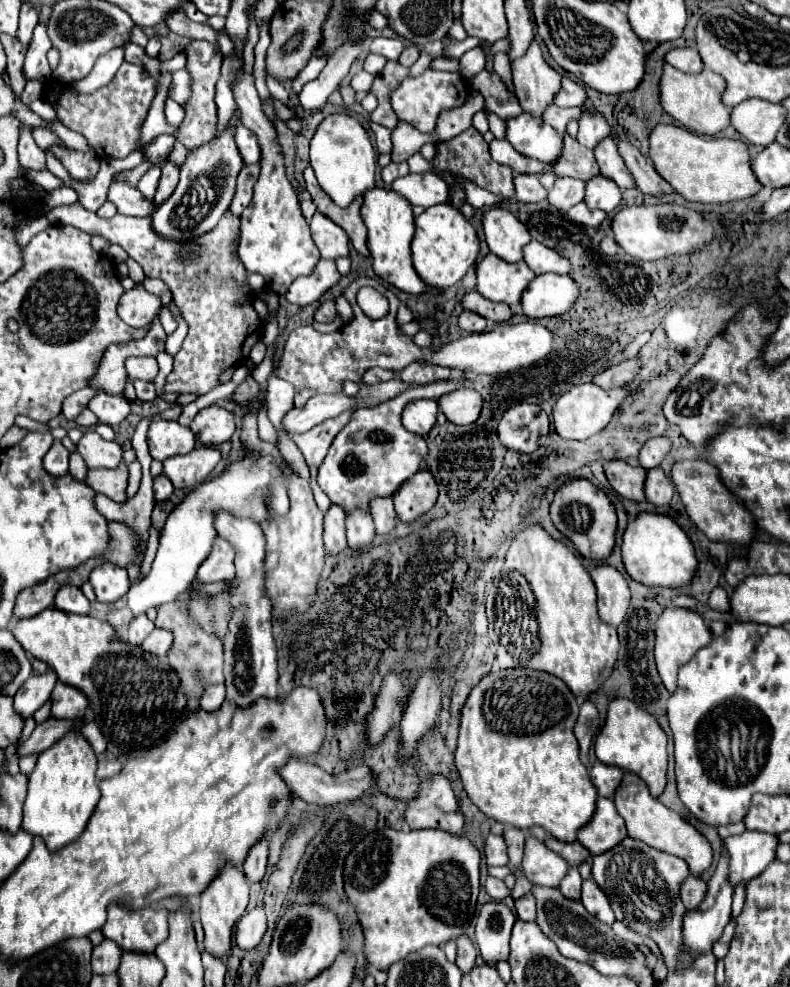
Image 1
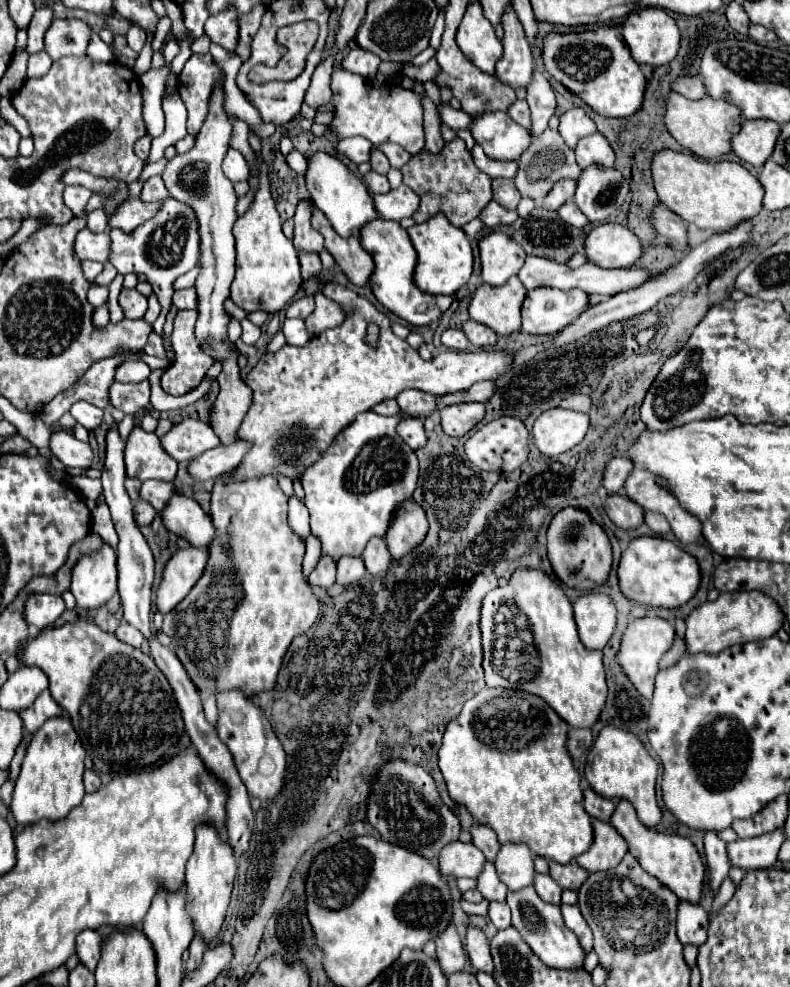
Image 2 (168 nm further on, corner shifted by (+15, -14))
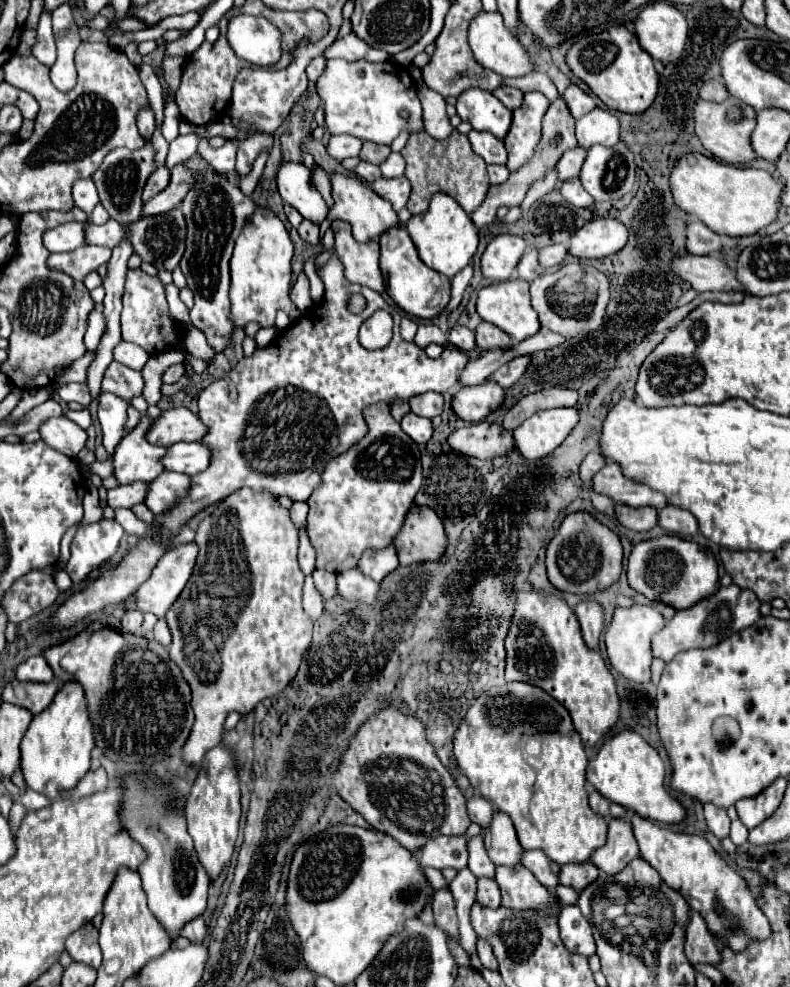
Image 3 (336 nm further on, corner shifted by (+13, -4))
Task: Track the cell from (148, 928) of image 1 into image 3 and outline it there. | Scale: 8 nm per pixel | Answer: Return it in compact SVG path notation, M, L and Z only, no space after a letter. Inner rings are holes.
M90 922L84 924L80 930L68 936L66 952L72 956L72 960L98 968L102 962L102 952L98 946L98 930Z

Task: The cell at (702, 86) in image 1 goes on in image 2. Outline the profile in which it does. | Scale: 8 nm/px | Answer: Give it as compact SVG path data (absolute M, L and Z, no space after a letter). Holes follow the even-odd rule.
M672 92L666 98L664 124L668 132L674 136L678 144L682 144L686 150L704 160L712 160L730 152L730 138L738 130L740 122L742 118L740 112L736 112L736 106L724 100L714 100L710 96L704 96L700 100L688 100L678 92Z

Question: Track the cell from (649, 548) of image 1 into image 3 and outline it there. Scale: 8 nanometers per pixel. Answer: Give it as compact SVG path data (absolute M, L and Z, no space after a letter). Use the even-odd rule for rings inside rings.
M674 534L660 536L660 548L652 542L640 542L634 546L628 558L628 584L648 600L664 602L676 610L686 610L704 598L710 598L718 590L718 562L708 548L696 542L682 540Z

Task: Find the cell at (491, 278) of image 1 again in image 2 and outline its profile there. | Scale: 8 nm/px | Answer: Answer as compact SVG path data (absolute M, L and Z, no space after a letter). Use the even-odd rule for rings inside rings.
M512 276L504 286L480 284L472 294L468 312L476 322L484 322L496 334L512 334L520 330L520 306L526 298L526 288Z

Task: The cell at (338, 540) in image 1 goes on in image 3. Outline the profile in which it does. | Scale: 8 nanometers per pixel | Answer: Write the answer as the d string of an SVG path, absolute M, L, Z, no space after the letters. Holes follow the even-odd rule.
M316 570L316 572L312 574L312 578L314 578L316 590L320 592L320 596L322 596L324 600L330 600L330 598L336 594L336 574L326 572L326 570Z

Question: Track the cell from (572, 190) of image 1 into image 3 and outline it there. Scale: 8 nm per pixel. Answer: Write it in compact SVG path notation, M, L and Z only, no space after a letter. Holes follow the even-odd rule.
M576 146L576 148L570 148L562 154L562 160L558 160L556 168L558 168L558 176L560 180L570 180L570 178L576 178L580 174L580 168L584 164L584 158L586 158L588 150L582 148L582 146Z

